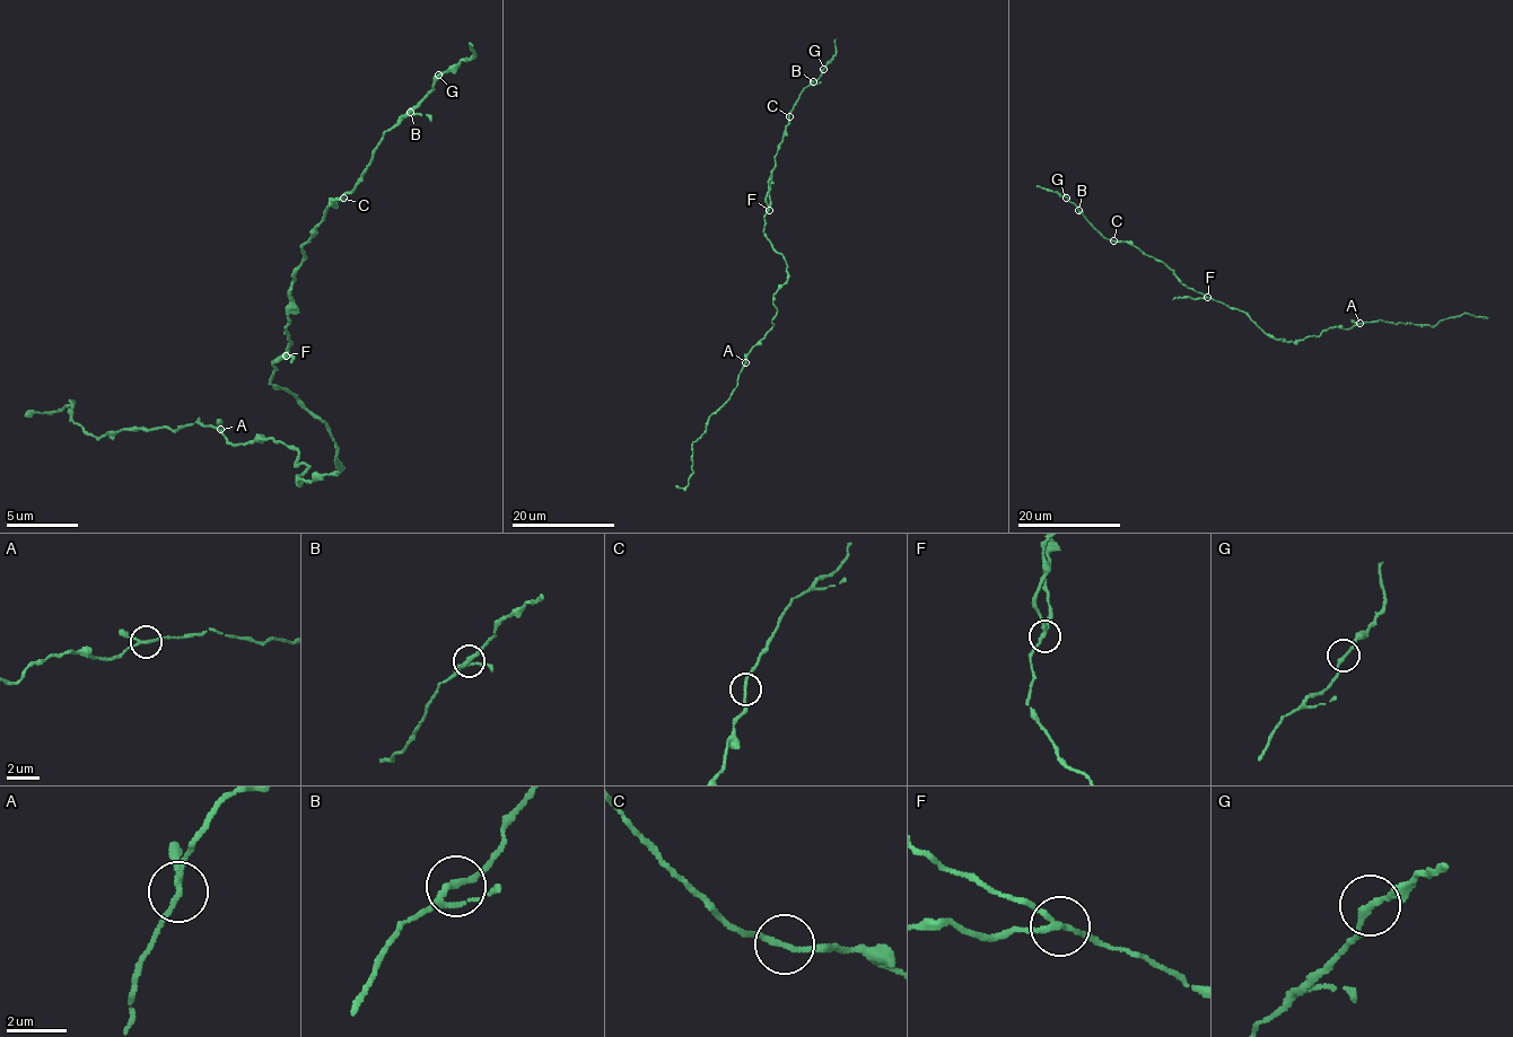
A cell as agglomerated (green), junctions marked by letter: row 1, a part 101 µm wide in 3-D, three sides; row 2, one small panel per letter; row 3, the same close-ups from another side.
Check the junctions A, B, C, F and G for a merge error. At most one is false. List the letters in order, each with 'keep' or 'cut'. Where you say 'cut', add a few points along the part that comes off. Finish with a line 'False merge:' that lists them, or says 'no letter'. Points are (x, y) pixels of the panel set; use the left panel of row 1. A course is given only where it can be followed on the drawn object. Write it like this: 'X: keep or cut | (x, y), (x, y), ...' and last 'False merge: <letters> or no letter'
A: keep
B: keep
C: keep
F: cut | (285, 357), (277, 360), (285, 353), (291, 363)
G: keep
False merge: F

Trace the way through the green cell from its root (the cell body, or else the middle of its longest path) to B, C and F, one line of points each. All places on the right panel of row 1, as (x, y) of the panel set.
B: (1256, 324), (1243, 312), (1187, 287), (1163, 263), (1126, 243), (1108, 239), (1078, 210)
C: (1256, 324), (1243, 312), (1187, 287), (1163, 263), (1126, 243), (1113, 240)
F: (1256, 324), (1243, 312), (1207, 297)

